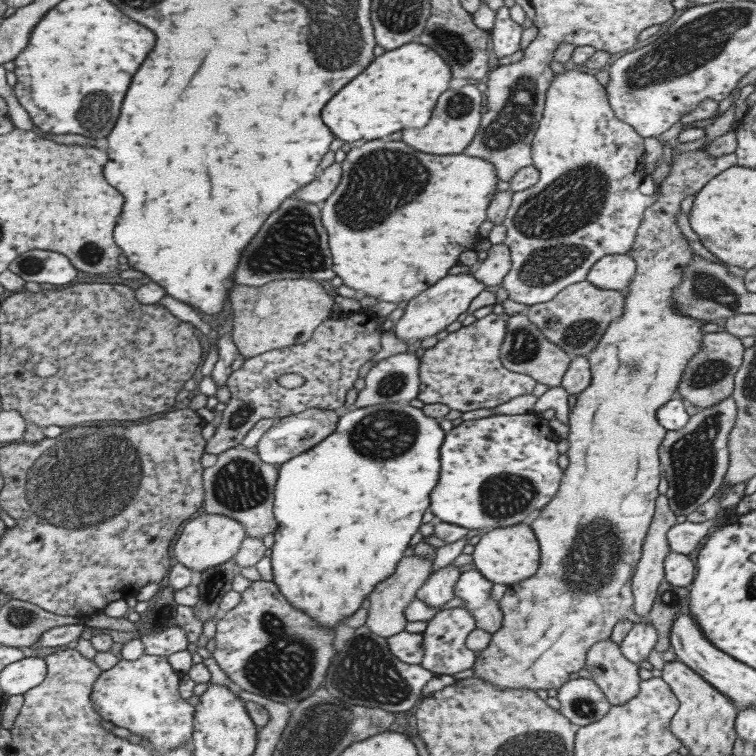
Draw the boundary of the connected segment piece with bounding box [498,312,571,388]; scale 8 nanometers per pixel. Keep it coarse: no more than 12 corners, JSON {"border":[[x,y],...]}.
{"border":[[508,316],[498,354],[503,368],[548,388],[571,356],[526,317]]}

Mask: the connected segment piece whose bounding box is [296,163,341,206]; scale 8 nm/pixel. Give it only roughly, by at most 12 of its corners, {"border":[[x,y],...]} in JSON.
{"border":[[323,168],[296,198],[321,205],[337,188],[341,169]]}

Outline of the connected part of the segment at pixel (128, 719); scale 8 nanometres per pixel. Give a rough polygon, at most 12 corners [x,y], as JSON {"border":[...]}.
{"border":[[163,656],[100,671],[100,720],[169,752],[192,735],[194,706]]}

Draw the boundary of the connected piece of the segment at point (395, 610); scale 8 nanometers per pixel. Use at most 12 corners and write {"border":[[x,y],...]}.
{"border":[[406,553],[368,594],[364,625],[377,636],[403,631],[405,607],[433,556]]}

